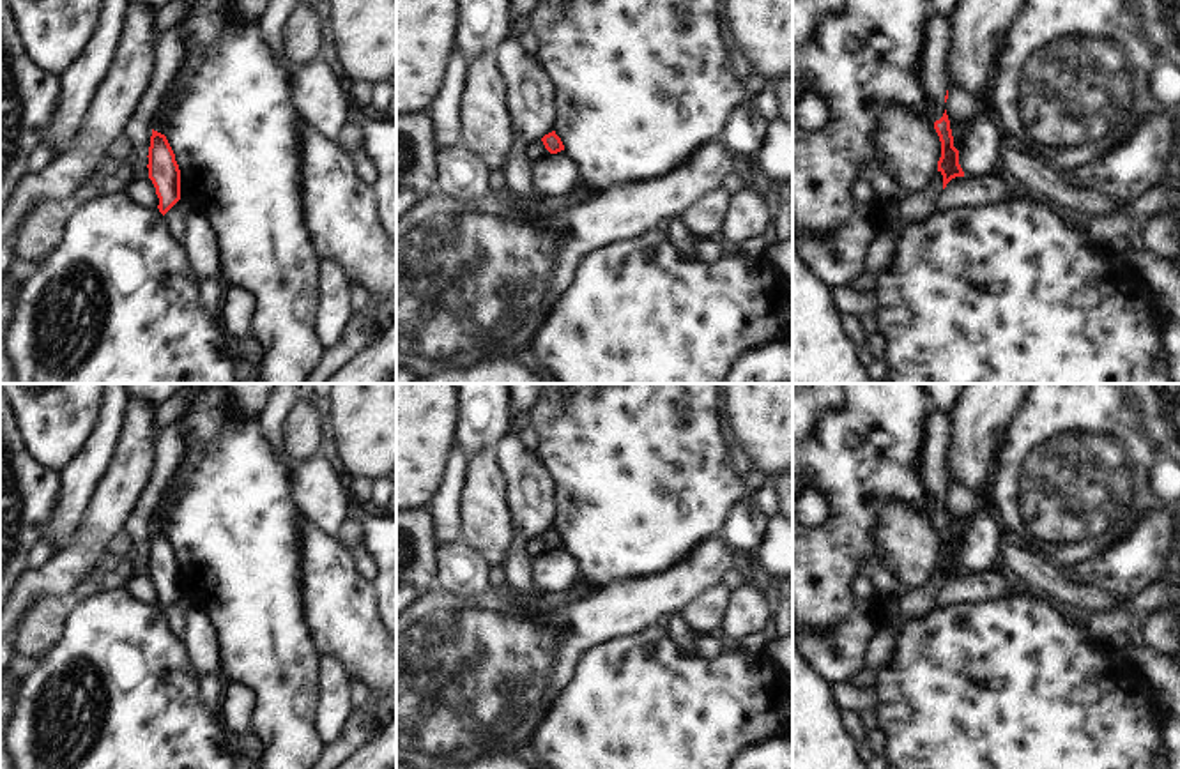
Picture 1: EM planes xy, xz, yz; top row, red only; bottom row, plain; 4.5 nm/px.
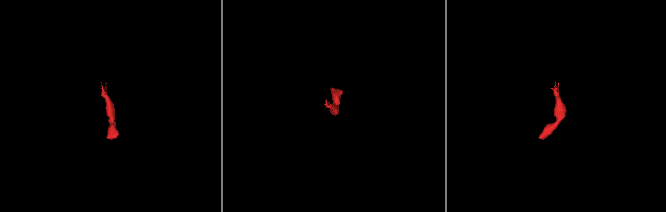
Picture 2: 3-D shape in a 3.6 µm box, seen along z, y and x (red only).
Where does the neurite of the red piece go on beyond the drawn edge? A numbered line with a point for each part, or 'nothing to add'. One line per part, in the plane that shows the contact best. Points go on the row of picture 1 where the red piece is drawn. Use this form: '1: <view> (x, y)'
1: yz (929, 69)

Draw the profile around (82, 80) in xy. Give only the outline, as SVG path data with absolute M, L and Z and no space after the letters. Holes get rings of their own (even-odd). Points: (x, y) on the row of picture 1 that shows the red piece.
M104 0L103 21L85 51L62 72L64 97L48 131L55 156L64 154L81 131L96 94L110 72L127 27L133 0Z

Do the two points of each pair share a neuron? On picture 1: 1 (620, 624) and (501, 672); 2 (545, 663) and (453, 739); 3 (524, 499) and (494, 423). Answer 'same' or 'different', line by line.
1: same
2: same
3: different

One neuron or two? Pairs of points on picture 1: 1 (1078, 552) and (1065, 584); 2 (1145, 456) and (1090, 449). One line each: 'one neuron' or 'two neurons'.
1: two neurons
2: one neuron

